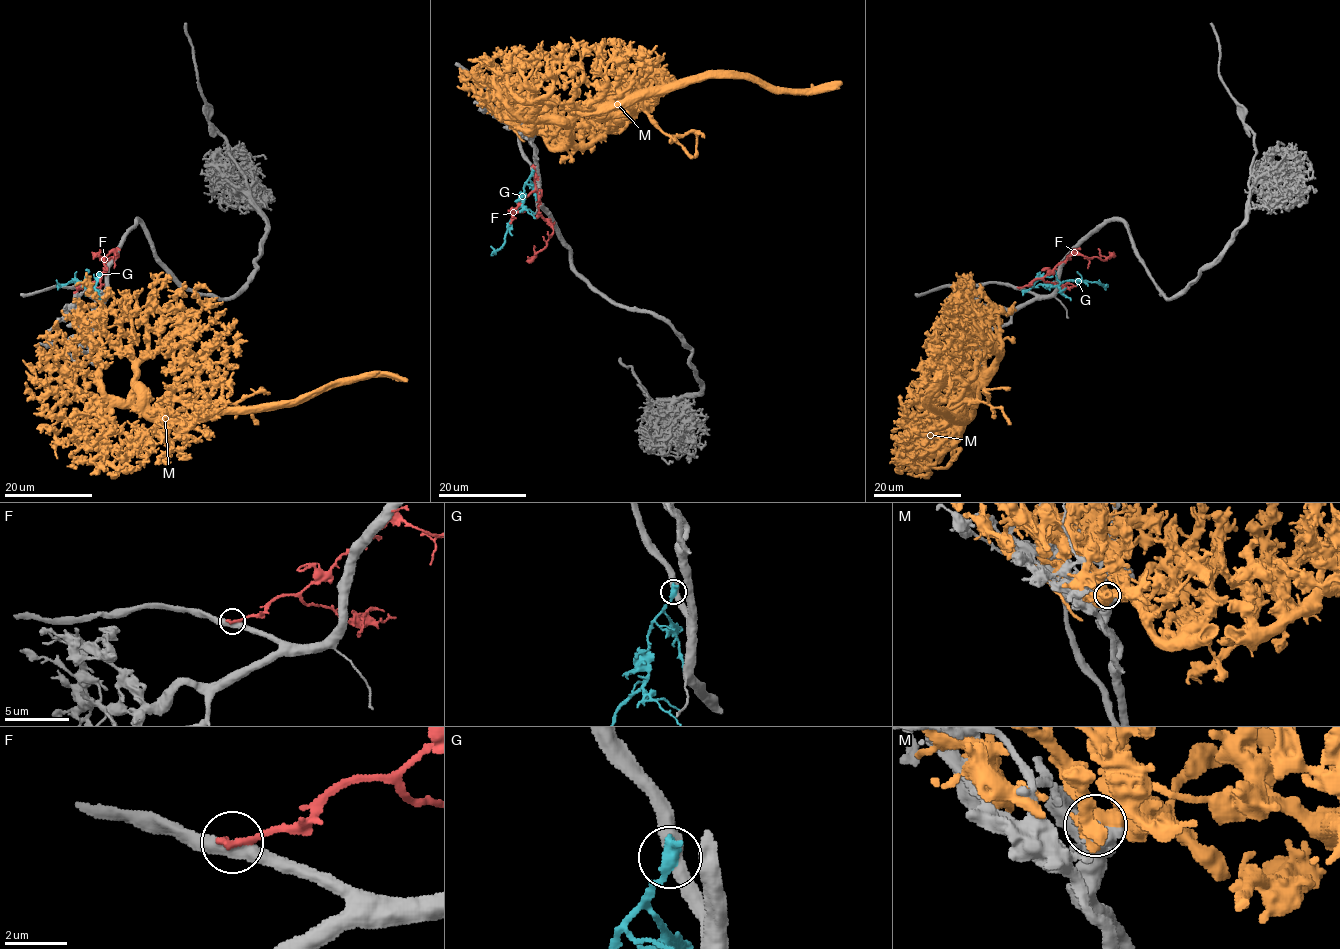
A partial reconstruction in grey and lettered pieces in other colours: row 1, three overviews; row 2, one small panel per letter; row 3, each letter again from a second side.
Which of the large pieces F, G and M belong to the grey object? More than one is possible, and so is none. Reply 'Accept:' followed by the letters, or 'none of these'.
Accept: none of these

